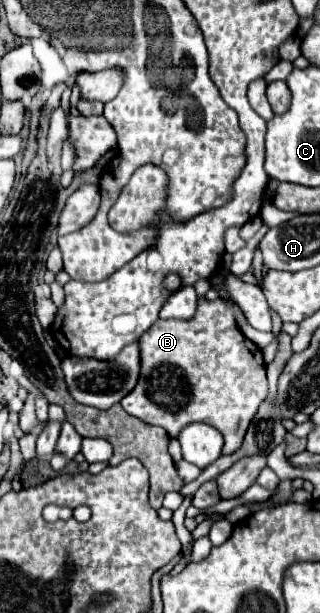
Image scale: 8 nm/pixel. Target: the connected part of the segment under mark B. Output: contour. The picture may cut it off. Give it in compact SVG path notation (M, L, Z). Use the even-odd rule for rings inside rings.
M199 296L193 318L159 318L141 336L141 378L135 390L121 400L121 406L127 414L165 428L171 436L193 422L211 424L225 438L223 454L233 454L243 444L245 432L265 398L263 354L239 332L231 304L221 298L209 302Z

